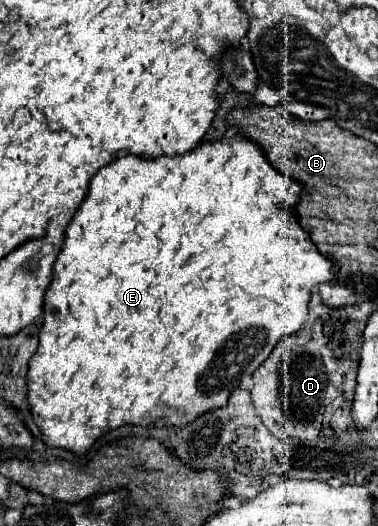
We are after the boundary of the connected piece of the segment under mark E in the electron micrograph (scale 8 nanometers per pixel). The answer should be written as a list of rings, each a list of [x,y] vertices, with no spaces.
[[[238,135],[230,141],[202,143],[184,155],[148,161],[130,155],[102,167],[90,181],[88,195],[64,231],[64,243],[44,297],[44,317],[38,333],[40,347],[30,357],[28,365],[28,405],[34,423],[42,431],[42,441],[48,447],[62,447],[82,457],[100,435],[122,425],[182,429],[200,415],[224,407],[230,393],[240,385],[240,379],[252,375],[282,337],[296,333],[302,327],[308,317],[310,289],[332,279],[330,261],[318,253],[314,243],[310,243],[310,235],[298,225],[296,215],[290,215],[280,207],[298,203],[300,191],[296,181],[286,179],[286,175],[274,171],[274,167],[262,159],[262,151],[258,151],[254,143],[238,139]]]

